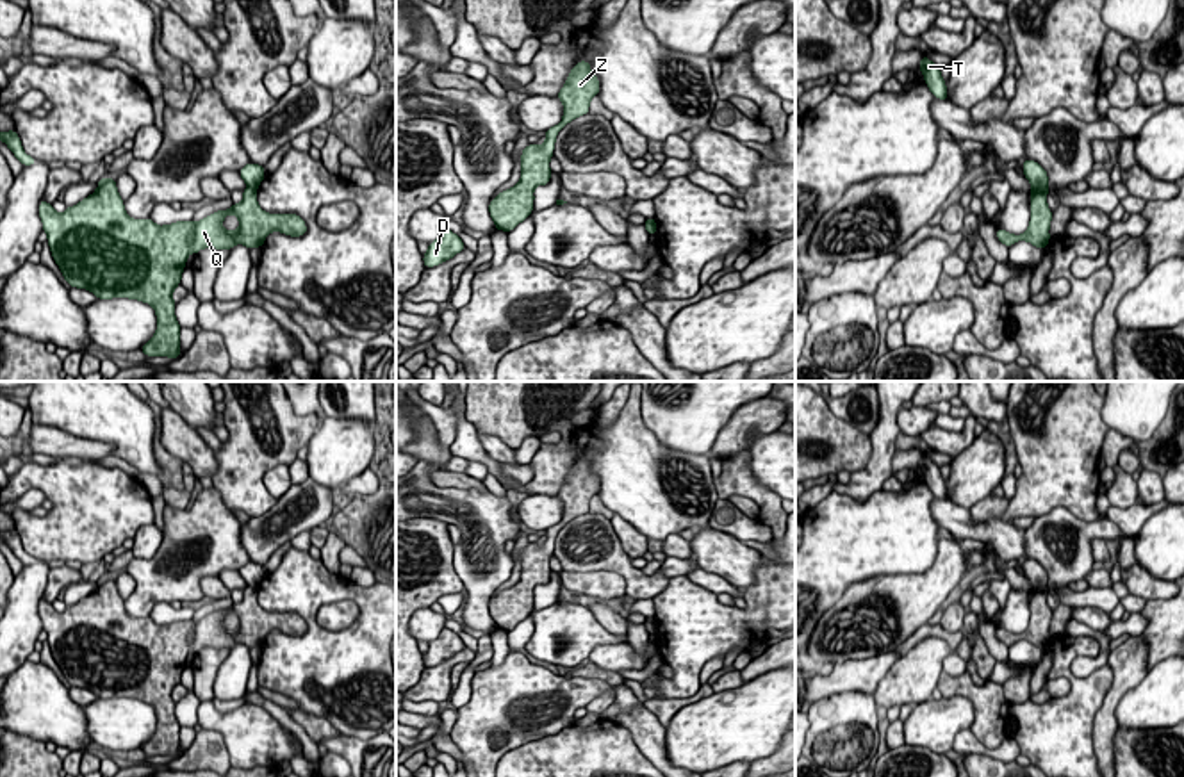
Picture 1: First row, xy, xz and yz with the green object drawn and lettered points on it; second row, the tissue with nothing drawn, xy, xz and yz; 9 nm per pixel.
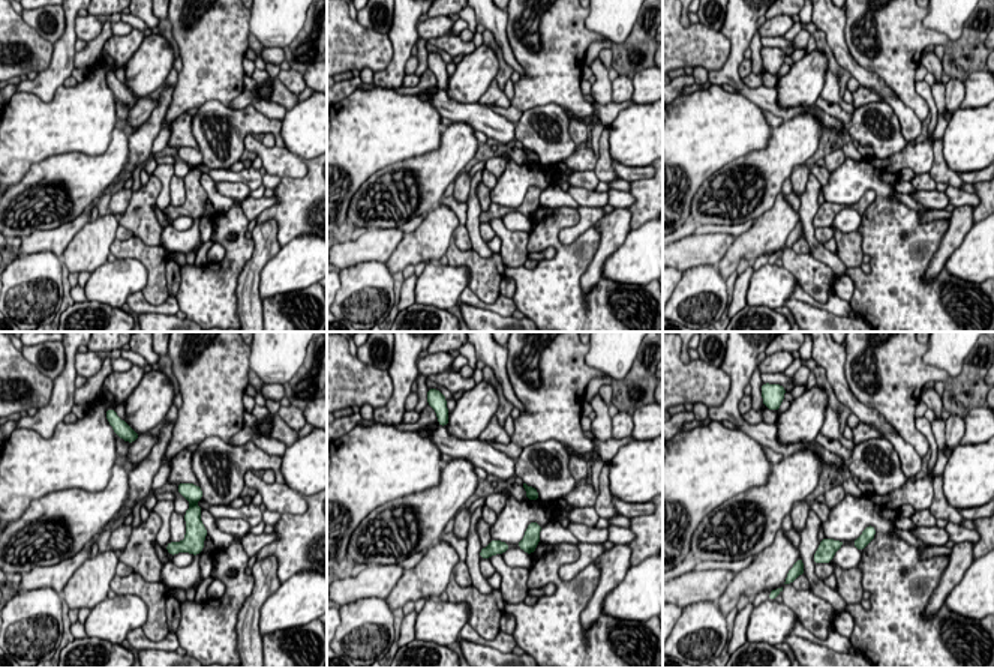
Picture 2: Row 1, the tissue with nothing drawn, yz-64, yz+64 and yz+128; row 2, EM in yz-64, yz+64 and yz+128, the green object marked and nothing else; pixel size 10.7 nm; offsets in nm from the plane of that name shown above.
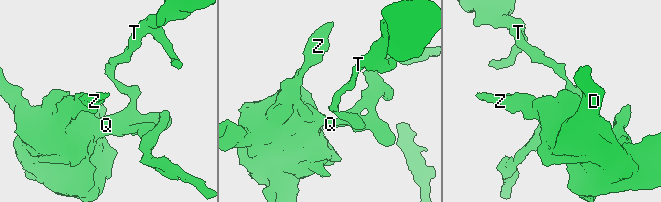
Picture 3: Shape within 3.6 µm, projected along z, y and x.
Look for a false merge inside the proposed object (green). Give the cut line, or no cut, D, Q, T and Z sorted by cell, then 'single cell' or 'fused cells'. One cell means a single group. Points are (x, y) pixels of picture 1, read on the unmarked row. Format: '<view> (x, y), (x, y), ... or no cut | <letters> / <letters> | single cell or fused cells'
yz (1033, 587), (1045, 588) | D Q Z / T | fused cells

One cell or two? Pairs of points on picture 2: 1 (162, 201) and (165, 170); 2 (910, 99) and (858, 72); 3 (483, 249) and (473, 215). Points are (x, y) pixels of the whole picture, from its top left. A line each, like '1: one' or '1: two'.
1: one
2: two
3: one

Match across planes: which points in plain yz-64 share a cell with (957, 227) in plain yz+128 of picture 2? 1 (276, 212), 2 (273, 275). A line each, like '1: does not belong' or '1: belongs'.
1: does not belong
2: does not belong

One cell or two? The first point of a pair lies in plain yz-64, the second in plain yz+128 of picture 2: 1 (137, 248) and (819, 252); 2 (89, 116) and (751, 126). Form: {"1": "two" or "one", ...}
{"1": "two", "2": "one"}

